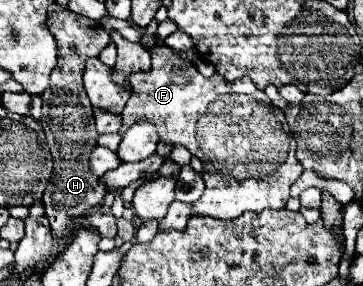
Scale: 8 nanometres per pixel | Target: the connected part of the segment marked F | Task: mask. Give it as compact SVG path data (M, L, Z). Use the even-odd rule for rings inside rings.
M155 45L151 71L131 75L131 97L123 109L123 131L139 121L153 121L161 141L179 143L205 163L205 193L193 203L193 215L235 219L245 211L283 209L291 185L303 173L295 159L295 141L285 115L249 77L227 81L219 73L203 77L191 61ZM217 163L223 163L225 171Z

